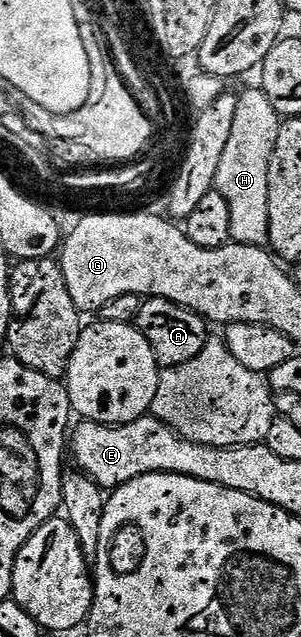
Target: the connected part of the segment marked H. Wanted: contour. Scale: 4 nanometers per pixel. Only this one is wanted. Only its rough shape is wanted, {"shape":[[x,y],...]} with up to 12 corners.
{"shape":[[261,87],[238,96],[216,190],[233,243],[263,247],[280,117]]}

